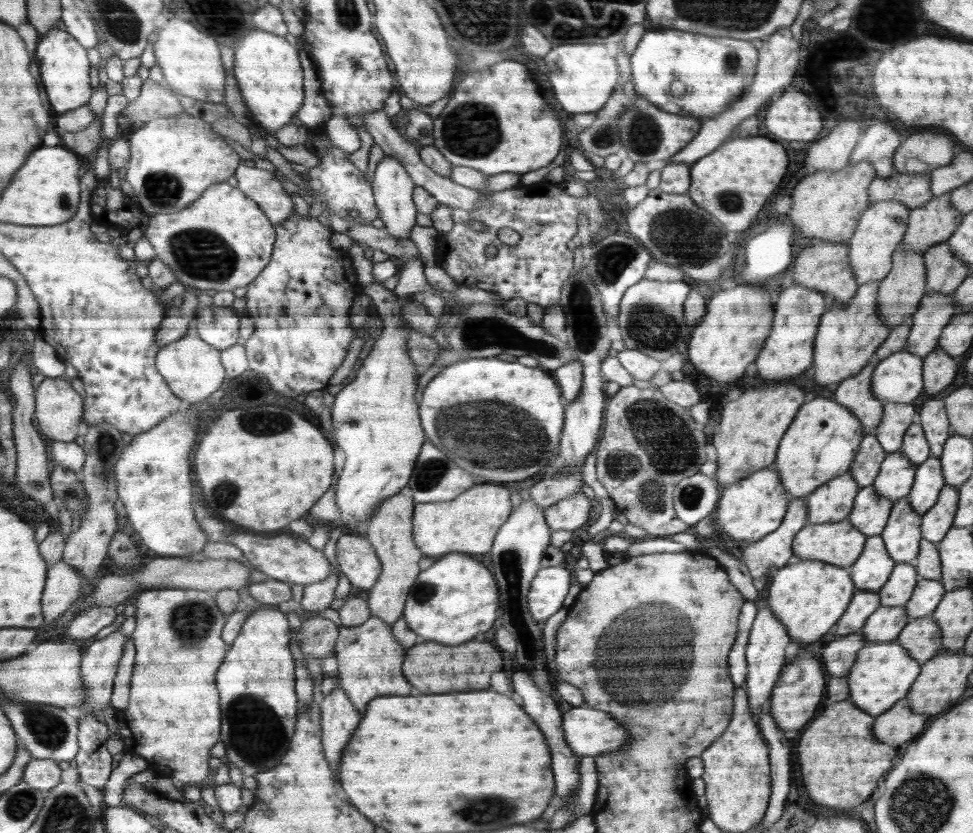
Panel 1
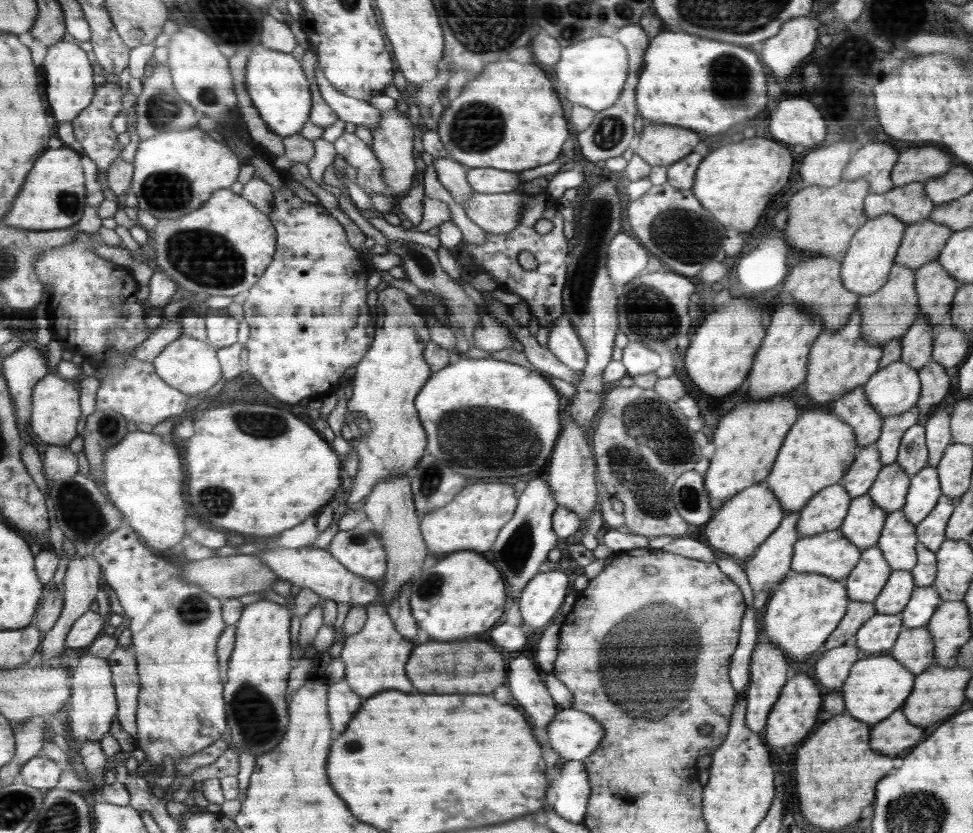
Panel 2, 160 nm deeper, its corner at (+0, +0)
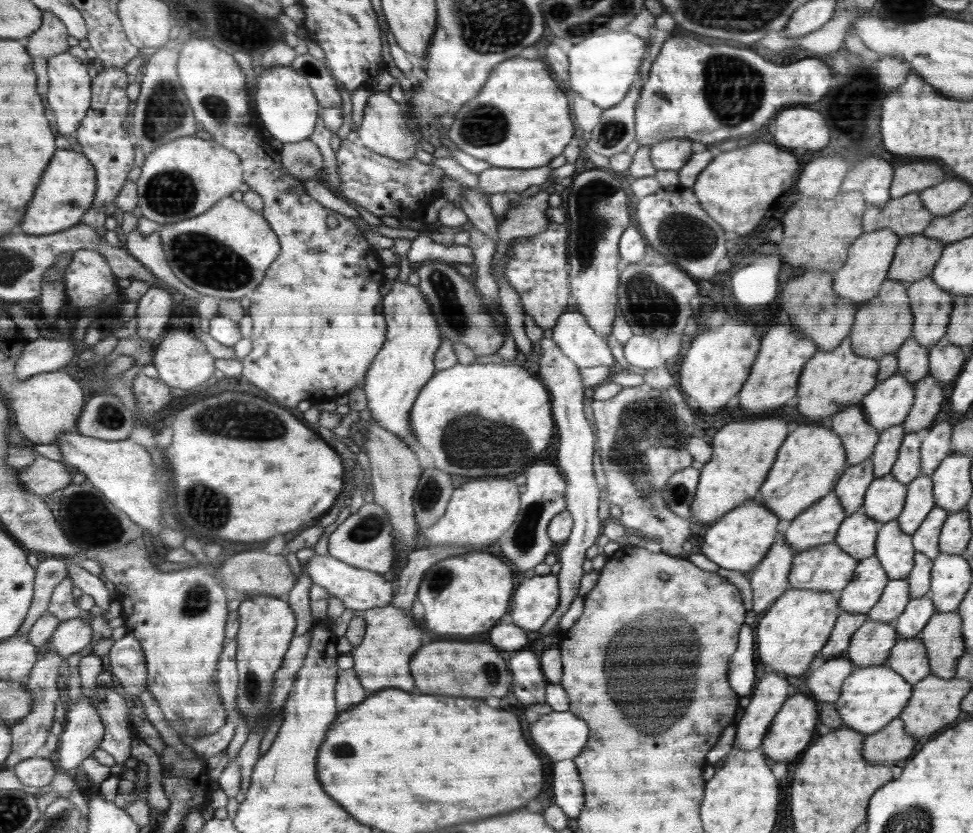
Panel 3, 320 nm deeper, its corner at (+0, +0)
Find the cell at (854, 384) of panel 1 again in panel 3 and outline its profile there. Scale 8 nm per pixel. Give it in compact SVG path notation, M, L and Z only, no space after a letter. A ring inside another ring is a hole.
M861 404L852 405L832 416L831 425L831 430L844 441L848 454L847 468L871 459L880 440L880 434L870 425Z

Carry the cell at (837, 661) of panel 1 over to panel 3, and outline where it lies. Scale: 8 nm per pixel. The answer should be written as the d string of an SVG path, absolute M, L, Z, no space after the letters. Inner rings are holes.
M846 655L824 662L820 668L811 671L806 677L810 694L816 696L819 702L835 703L846 678L849 678L855 669Z

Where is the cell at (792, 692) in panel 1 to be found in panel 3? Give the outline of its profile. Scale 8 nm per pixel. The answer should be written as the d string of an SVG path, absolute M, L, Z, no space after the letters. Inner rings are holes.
M804 694L790 696L790 700L786 700L786 708L778 711L774 728L769 728L761 744L766 756L774 763L796 760L812 740L818 714L818 706L812 698Z

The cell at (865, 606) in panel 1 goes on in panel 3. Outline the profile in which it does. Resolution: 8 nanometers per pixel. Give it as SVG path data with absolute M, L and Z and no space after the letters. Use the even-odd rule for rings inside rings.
M840 612L824 648L818 652L814 660L810 663L810 670L813 671L820 668L824 662L832 658L844 656L849 647L852 635L866 620L868 620L867 614Z

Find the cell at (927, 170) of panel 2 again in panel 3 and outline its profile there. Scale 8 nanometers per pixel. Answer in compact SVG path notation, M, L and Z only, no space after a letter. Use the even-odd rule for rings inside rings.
M913 161L909 164L898 166L894 175L894 182L889 192L891 197L909 195L910 192L925 191L927 188L936 186L946 181L944 172L934 161Z

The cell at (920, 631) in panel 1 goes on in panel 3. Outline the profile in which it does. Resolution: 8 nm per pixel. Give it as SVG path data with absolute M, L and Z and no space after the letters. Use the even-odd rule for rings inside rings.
M920 636L898 638L886 665L901 673L912 686L921 683L926 676L932 674L927 648Z

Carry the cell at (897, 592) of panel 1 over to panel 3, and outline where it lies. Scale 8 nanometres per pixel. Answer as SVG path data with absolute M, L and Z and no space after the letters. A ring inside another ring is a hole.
M906 578L889 580L878 602L867 612L868 620L890 622L897 619L910 602L909 584Z

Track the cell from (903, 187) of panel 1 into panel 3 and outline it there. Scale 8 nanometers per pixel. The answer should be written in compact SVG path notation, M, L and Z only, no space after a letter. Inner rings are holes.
M919 192L891 199L880 207L868 205L864 214L863 229L866 233L889 228L900 238L923 234L931 223L933 214L924 208Z

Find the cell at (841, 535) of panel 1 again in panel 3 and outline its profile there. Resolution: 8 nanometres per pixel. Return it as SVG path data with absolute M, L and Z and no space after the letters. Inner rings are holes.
M834 541L796 552L792 574L789 575L791 588L842 591L853 579L859 561Z

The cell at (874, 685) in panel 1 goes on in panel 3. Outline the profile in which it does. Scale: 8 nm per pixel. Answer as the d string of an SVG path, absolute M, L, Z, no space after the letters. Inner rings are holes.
M886 664L856 668L849 678L846 678L841 690L835 706L842 714L842 722L848 728L866 734L874 734L882 730L890 720L894 720L904 710L904 706L909 703L913 694L910 682Z

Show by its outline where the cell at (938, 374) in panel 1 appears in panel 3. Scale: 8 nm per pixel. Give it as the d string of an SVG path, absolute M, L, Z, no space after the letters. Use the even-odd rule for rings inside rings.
M925 376L924 379L916 382L915 388L916 402L903 424L906 433L916 433L923 429L930 430L944 400L940 381L934 376Z

